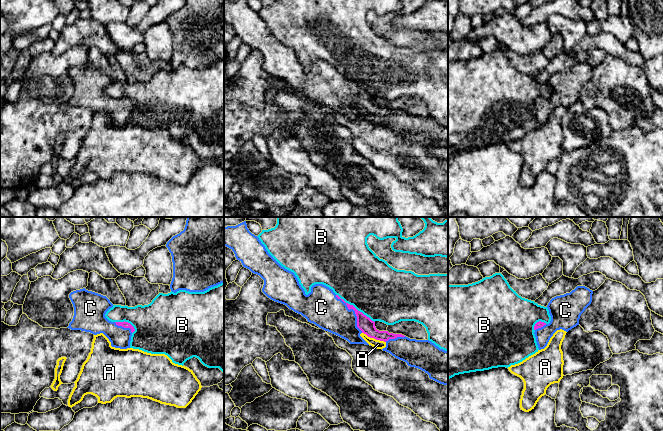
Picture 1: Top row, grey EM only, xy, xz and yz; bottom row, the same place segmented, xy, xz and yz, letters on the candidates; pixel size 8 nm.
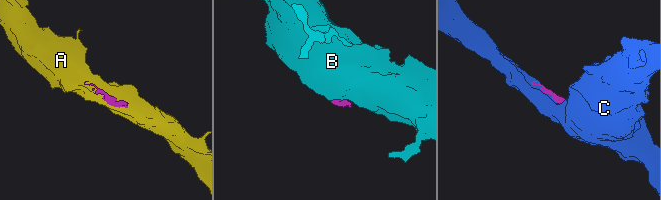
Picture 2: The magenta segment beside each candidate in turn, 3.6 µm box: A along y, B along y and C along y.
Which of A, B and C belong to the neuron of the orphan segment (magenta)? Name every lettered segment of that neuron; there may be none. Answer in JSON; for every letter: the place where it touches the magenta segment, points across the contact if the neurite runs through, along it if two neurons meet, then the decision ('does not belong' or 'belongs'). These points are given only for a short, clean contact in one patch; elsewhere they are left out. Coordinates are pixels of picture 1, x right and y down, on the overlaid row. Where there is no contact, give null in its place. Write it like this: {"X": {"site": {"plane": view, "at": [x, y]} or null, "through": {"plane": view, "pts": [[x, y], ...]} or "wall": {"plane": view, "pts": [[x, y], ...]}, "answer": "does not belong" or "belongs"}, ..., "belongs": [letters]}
{"A": {"site": {"plane": "xz", "at": [374, 338]}, "answer": "does not belong"}, "B": {"site": {"plane": "xz", "at": [354, 307]}, "answer": "does not belong"}, "C": {"site": {"plane": "xz", "at": [355, 312]}, "answer": "belongs"}, "belongs": ["C"]}

